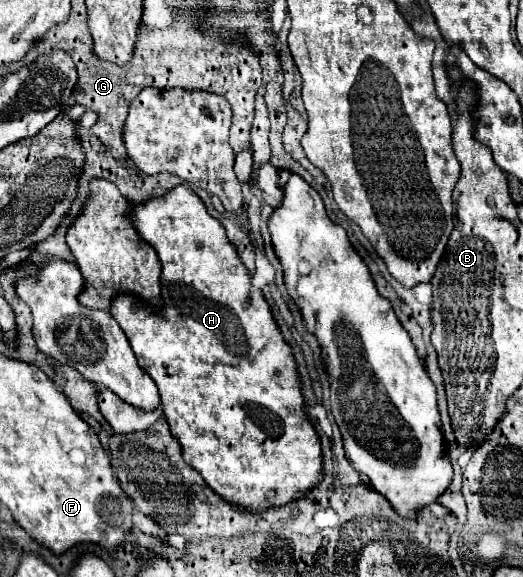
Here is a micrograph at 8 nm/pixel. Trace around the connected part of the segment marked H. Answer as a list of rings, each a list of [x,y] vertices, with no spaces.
[[[180,184],[174,186],[172,192],[164,192],[164,196],[154,196],[154,200],[148,200],[148,204],[134,204],[130,210],[130,218],[132,224],[138,232],[138,236],[150,244],[160,262],[162,262],[162,306],[152,306],[146,300],[140,300],[140,296],[132,296],[132,294],[122,294],[112,298],[112,306],[110,312],[116,318],[116,322],[120,324],[120,328],[124,330],[136,358],[138,364],[142,366],[144,372],[148,372],[148,376],[156,382],[158,392],[160,392],[160,402],[162,402],[162,412],[168,420],[168,426],[172,430],[172,434],[178,438],[180,446],[182,446],[182,456],[184,460],[196,468],[202,478],[206,480],[206,484],[220,496],[224,496],[224,500],[232,502],[232,504],[240,504],[246,506],[250,510],[266,510],[268,506],[282,506],[290,500],[302,498],[310,488],[314,488],[320,480],[322,480],[322,454],[320,454],[320,440],[316,430],[312,428],[312,424],[308,422],[306,414],[304,414],[304,400],[300,394],[300,380],[298,380],[298,372],[296,372],[296,364],[290,352],[290,346],[284,342],[268,302],[264,300],[262,292],[258,288],[254,288],[250,284],[250,276],[248,270],[244,268],[244,264],[238,258],[236,248],[228,242],[224,226],[212,218],[206,210],[206,206],[202,204],[202,200],[190,190],[188,184]]]

